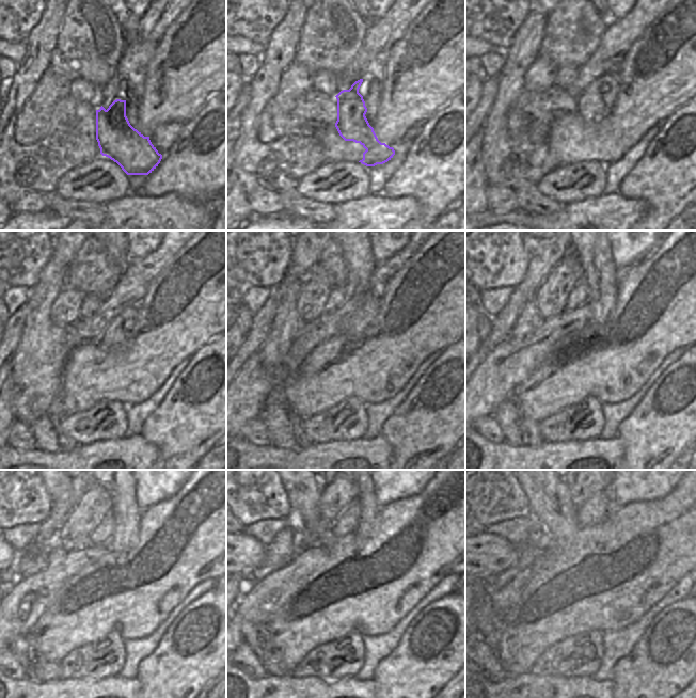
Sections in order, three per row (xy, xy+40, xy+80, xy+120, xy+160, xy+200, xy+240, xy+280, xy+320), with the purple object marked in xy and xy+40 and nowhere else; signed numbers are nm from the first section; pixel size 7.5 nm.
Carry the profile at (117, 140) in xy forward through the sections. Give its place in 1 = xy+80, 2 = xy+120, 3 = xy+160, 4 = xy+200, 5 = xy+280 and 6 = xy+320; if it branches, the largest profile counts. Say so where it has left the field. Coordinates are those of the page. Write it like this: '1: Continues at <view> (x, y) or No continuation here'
1: Continues at xy+80 (590, 106)
2: Continues at xy+120 (115, 334)
3: Continues at xy+160 (357, 252)
4: Continues at xy+200 (600, 273)
5: Continues at xy+280 (369, 510)
6: Continues at xy+320 (613, 506)

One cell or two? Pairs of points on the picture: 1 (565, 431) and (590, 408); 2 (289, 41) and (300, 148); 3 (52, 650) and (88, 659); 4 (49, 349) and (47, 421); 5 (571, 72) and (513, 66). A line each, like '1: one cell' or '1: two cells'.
1: one cell
2: one cell
3: two cells
4: two cells
5: two cells

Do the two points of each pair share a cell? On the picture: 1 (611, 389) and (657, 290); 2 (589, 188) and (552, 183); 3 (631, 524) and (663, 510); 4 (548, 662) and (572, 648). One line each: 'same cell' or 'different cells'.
1: same cell
2: same cell
3: same cell
4: same cell

